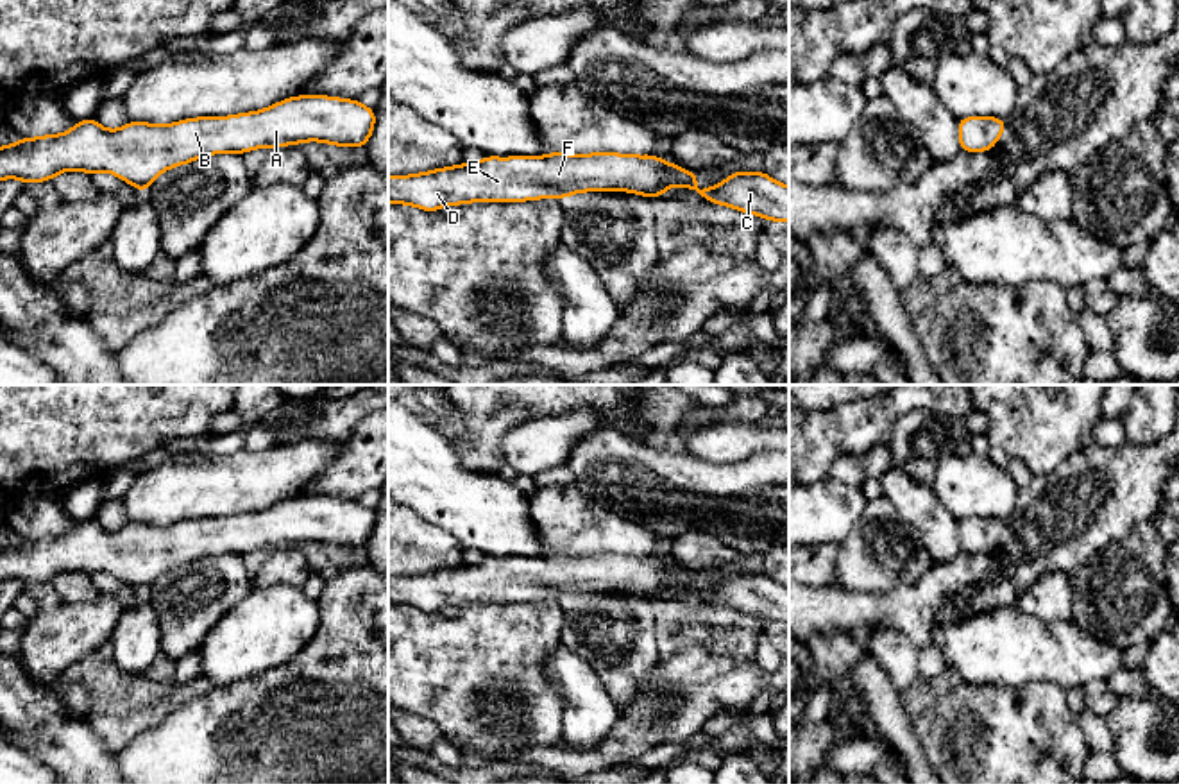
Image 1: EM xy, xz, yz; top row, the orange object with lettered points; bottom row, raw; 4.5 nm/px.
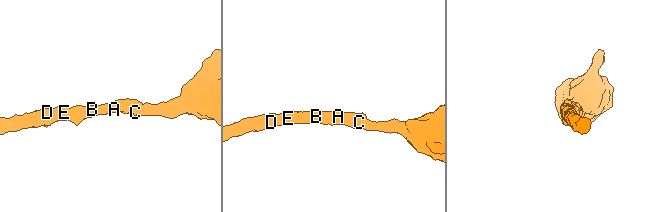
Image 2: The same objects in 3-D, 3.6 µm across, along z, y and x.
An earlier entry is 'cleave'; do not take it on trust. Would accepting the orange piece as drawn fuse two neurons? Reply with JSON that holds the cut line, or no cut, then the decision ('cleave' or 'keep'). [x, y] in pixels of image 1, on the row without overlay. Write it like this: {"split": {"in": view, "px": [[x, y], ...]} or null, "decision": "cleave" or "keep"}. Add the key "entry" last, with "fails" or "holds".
{"split": null, "decision": "keep", "entry": "fails"}

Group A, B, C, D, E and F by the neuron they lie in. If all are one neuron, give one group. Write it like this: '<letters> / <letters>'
A B C D E F

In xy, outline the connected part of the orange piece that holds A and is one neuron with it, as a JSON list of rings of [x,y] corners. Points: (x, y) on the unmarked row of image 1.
[[[290,498],[270,508],[233,517],[200,517],[170,526],[127,523],[109,532],[97,521],[81,521],[64,535],[20,539],[0,548],[0,582],[52,582],[66,571],[109,573],[148,591],[165,571],[209,555],[245,555],[302,542],[365,550],[376,512],[360,501],[338,498]]]

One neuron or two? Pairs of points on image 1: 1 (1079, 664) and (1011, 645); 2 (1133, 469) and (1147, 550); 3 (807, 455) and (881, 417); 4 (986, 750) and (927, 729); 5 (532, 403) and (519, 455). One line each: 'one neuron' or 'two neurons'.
1: one neuron
2: two neurons
3: one neuron
4: one neuron
5: two neurons

